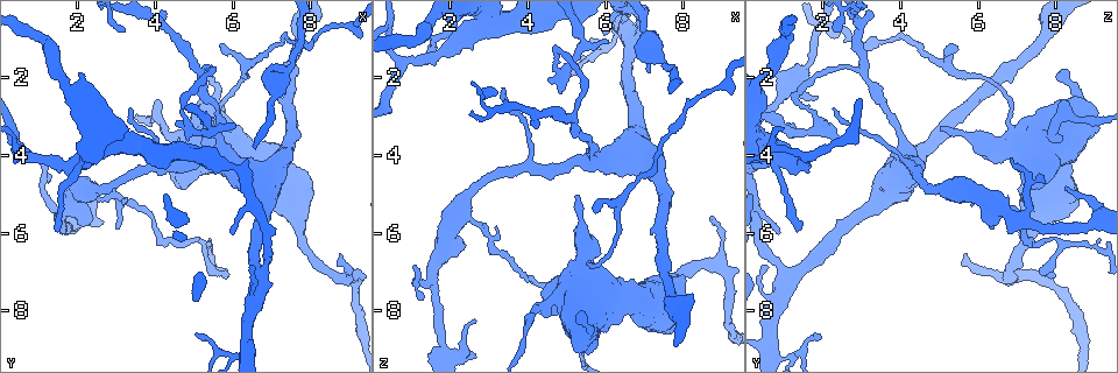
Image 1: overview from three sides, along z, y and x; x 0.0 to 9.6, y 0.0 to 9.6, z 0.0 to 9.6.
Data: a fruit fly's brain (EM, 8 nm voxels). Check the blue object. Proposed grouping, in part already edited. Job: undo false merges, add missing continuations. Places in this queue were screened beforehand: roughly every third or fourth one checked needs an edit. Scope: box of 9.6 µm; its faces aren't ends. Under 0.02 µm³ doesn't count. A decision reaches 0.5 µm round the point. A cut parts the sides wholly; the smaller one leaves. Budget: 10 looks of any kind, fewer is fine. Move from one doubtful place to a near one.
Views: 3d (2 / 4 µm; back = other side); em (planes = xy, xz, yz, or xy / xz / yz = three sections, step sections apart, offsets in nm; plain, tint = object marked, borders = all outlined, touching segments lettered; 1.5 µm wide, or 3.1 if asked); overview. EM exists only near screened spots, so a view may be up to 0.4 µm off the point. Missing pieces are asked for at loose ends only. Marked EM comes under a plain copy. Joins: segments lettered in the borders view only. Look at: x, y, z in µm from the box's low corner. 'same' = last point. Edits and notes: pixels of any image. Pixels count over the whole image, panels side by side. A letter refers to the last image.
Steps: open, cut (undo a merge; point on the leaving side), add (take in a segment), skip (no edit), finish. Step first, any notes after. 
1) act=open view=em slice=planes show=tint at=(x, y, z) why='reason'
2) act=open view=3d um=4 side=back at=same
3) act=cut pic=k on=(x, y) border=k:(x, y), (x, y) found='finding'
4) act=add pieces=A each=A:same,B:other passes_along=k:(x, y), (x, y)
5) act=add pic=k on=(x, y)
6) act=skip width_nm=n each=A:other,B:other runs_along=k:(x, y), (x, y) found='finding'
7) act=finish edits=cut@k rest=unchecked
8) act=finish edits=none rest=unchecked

act=open view=3d um=4 at=(5.65, 3.35, 9.15) why='thick end'

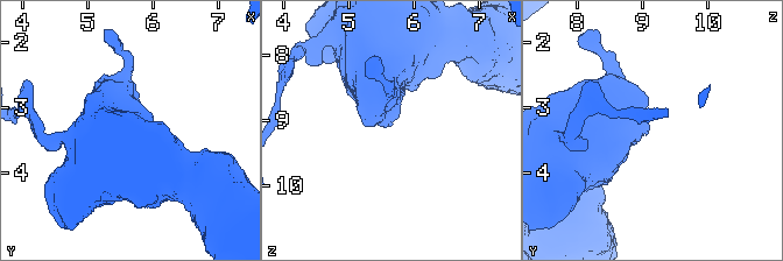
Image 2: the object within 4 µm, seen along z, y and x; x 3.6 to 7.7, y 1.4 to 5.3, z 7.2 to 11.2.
act=open view=em slice=planes show=borders at=(5.65, 3.40, 9.10) why='now the EM'

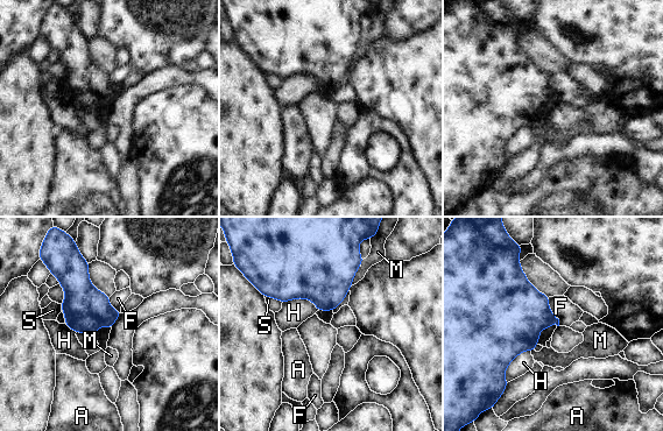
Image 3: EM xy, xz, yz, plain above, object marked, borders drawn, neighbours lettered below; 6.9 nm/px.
act=skip longest_contact=H:280nm each=A:other,F:other,H:other,M:other,S:other found='no lettered segment goes on from it'

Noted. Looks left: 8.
act=open view=3d um=4 at=(5.05, 6.15, 8.05) why='abrupt turn'

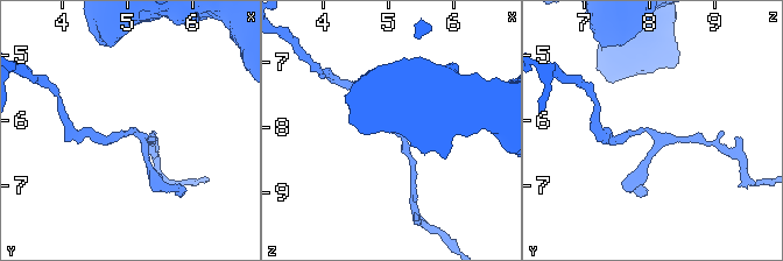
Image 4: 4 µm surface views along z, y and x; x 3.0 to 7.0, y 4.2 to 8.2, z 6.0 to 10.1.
act=open view=em slice=planes show=borders at=(5.10, 6.15, 8.00) arms=3

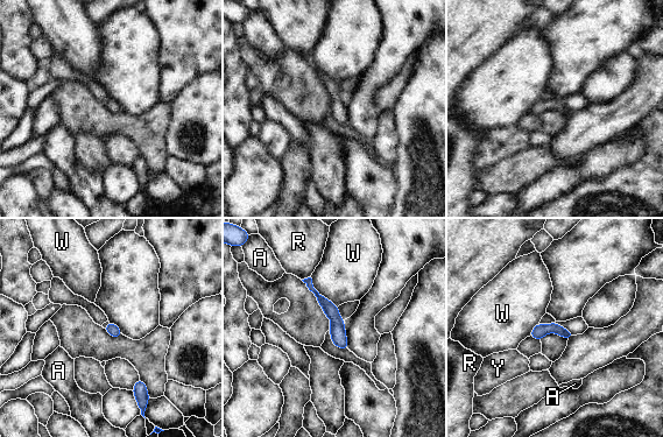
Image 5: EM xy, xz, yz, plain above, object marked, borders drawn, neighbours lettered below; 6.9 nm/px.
act=skip each=A:other,R:other,W:other,Y:other found='one neuron here'

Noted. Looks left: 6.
act=open view=em slice=planes show=tint at=(5.20, 1.85, 3.00) why='branch point'

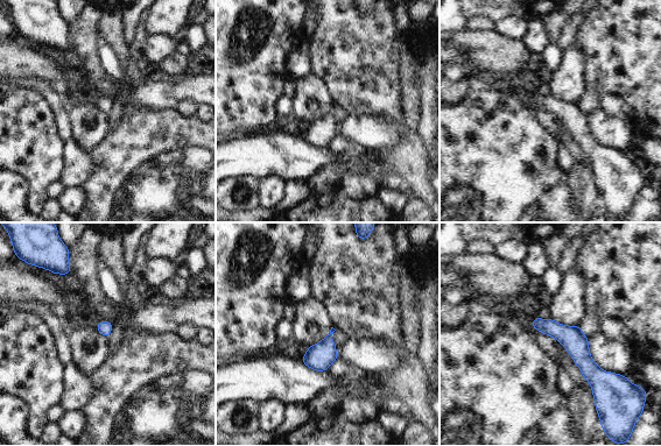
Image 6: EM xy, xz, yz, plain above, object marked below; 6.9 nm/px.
act=open view=em slice=planes show=borders at=same

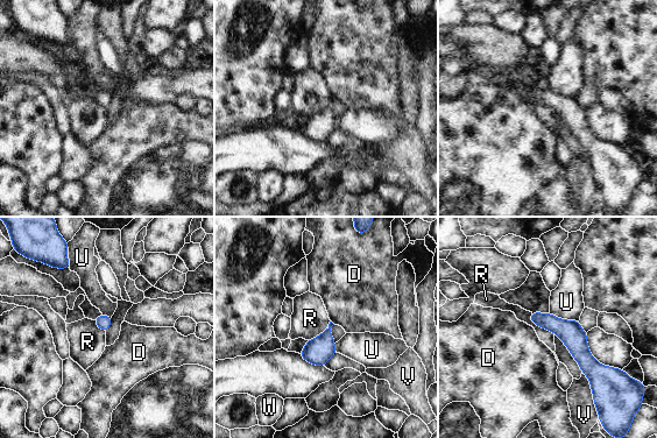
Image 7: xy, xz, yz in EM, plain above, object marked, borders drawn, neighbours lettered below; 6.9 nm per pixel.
act=skip width_nm=100 each=D:other,R:other,U:other,V:other,W:other found='continuous, no second neuron'

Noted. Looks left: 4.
act=open view=em slice=planes show=borders at=(4.80, 2.55, 1.35) why='abrupt turn'

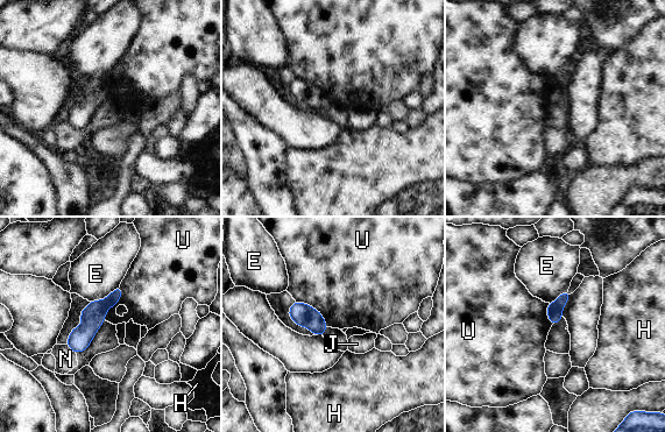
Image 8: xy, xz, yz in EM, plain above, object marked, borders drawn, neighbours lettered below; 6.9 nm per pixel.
act=cut pic=8 on=(564, 297) width_nm=100 each=E:other,H:other,J:other,N:other,U:other border=8:(556, 302), (563, 307) found='a second neuron is stuck on'

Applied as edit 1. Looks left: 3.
act=finish edits=cut@8 rest=unchecked

